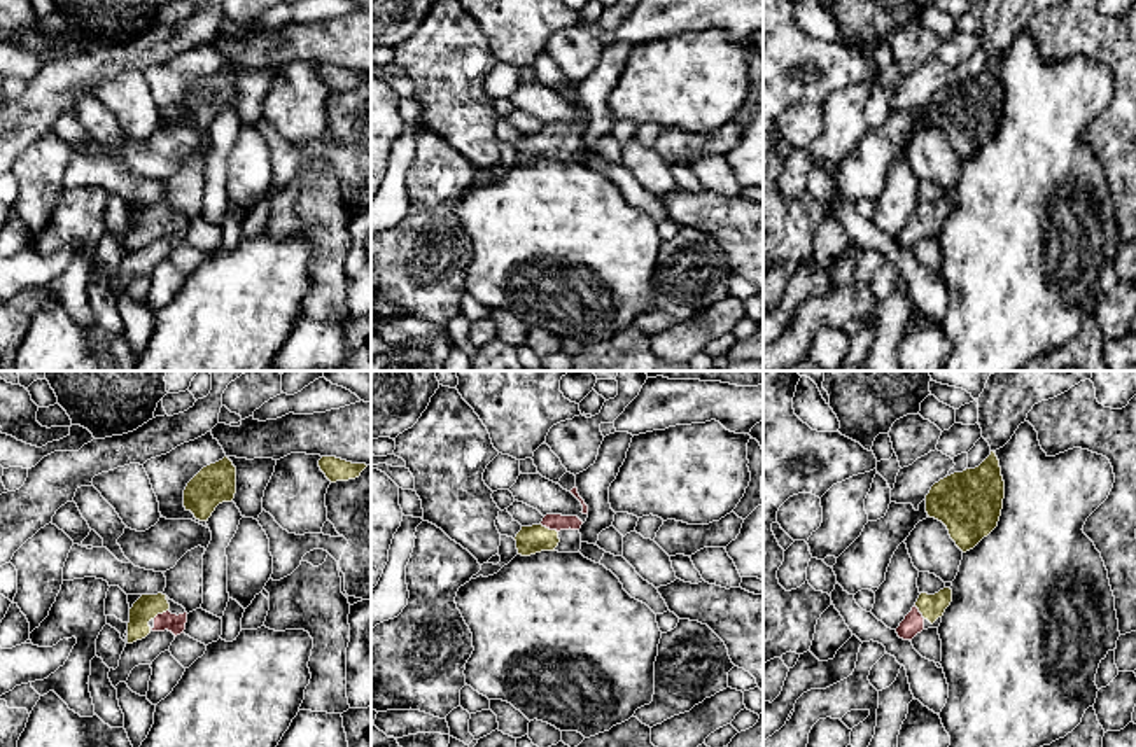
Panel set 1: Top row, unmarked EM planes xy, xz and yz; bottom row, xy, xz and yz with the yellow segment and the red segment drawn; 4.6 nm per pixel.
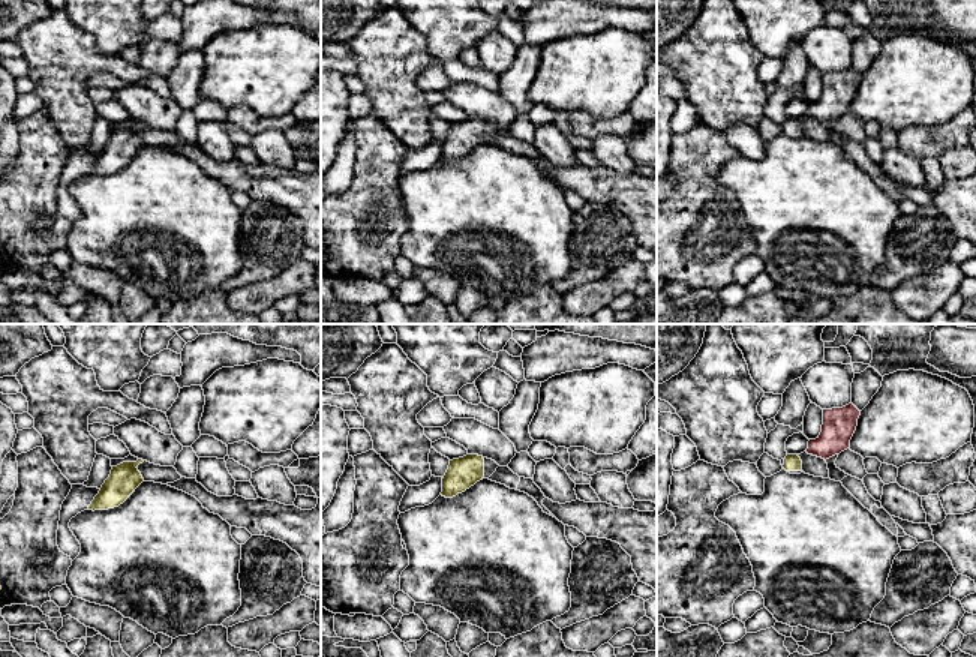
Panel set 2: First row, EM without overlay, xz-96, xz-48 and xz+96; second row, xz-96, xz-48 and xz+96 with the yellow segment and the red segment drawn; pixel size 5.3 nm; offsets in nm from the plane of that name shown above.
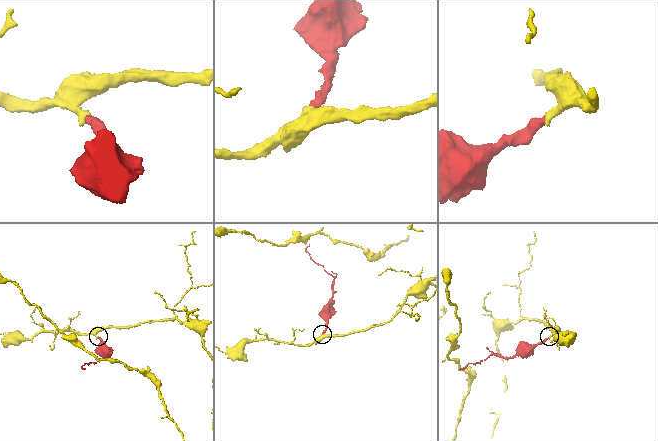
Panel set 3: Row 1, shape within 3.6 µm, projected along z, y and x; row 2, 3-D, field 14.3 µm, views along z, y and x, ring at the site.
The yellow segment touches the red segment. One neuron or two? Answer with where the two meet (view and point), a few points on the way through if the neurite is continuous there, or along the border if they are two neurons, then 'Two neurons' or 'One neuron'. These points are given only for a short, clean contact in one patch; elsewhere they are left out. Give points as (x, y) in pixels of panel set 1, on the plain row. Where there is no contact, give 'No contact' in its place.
Touches yellow at xz (548, 137). Path across: xz (532, 147), (548, 137), (553, 130). One neuron

